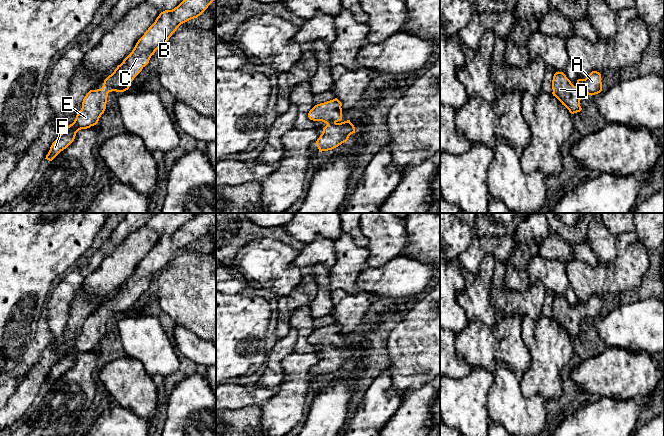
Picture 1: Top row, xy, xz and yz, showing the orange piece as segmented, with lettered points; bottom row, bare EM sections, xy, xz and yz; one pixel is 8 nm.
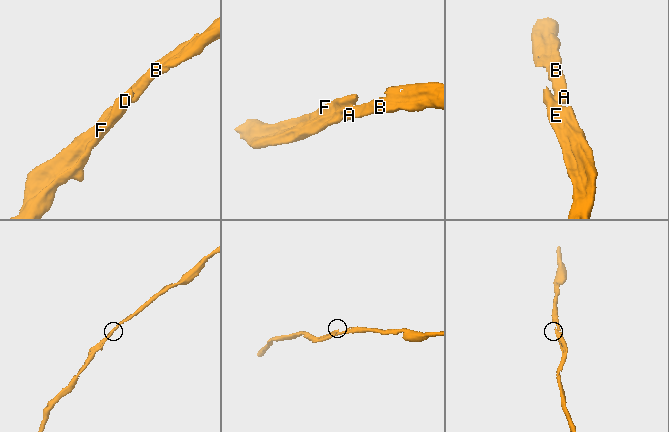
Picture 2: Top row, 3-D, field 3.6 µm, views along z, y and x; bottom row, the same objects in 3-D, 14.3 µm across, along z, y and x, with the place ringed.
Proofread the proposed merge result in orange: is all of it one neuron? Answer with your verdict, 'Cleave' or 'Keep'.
Keep

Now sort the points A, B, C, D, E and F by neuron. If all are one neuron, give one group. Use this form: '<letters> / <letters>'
A B C D E F

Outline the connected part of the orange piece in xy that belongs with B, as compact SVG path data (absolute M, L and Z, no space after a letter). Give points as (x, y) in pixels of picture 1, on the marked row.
M183 0L174 9L161 12L138 40L132 52L104 80L102 88L90 90L86 94L74 122L65 127L52 143L45 159L52 161L74 141L79 130L96 125L106 109L108 93L128 90L131 82L149 63L155 51L169 40L181 24L200 16L213 1Z

